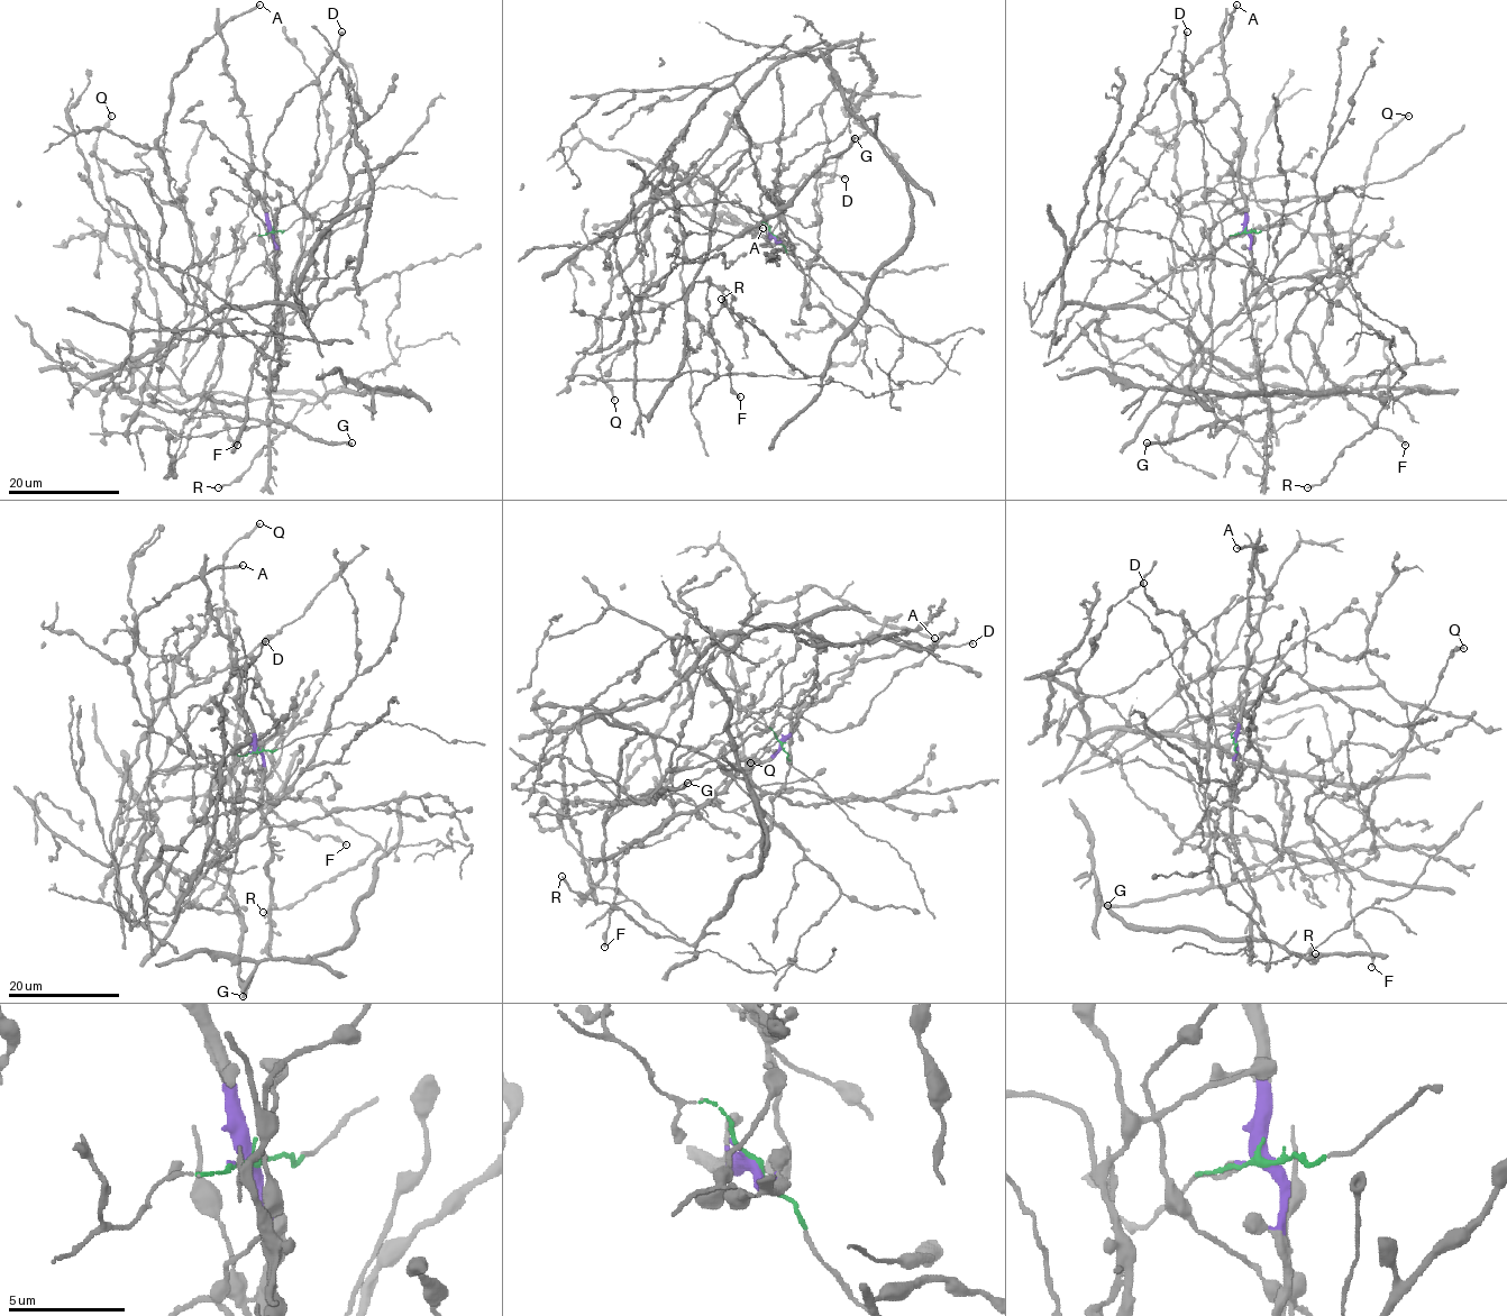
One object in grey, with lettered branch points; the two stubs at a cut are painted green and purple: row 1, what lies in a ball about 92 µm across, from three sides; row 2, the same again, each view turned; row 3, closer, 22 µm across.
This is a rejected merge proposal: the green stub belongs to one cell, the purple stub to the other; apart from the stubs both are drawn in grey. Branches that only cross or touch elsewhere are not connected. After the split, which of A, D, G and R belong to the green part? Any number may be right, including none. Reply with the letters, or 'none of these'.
A, D, G, R

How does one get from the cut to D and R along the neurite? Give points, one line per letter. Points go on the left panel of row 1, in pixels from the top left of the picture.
D: (271, 232), (183, 273), (185, 318), (154, 400), (189, 417), (274, 419), (280, 316), (263, 148), (343, 32)
R: (271, 232), (189, 267), (177, 334), (110, 371), (181, 402), (300, 402), (218, 487)

